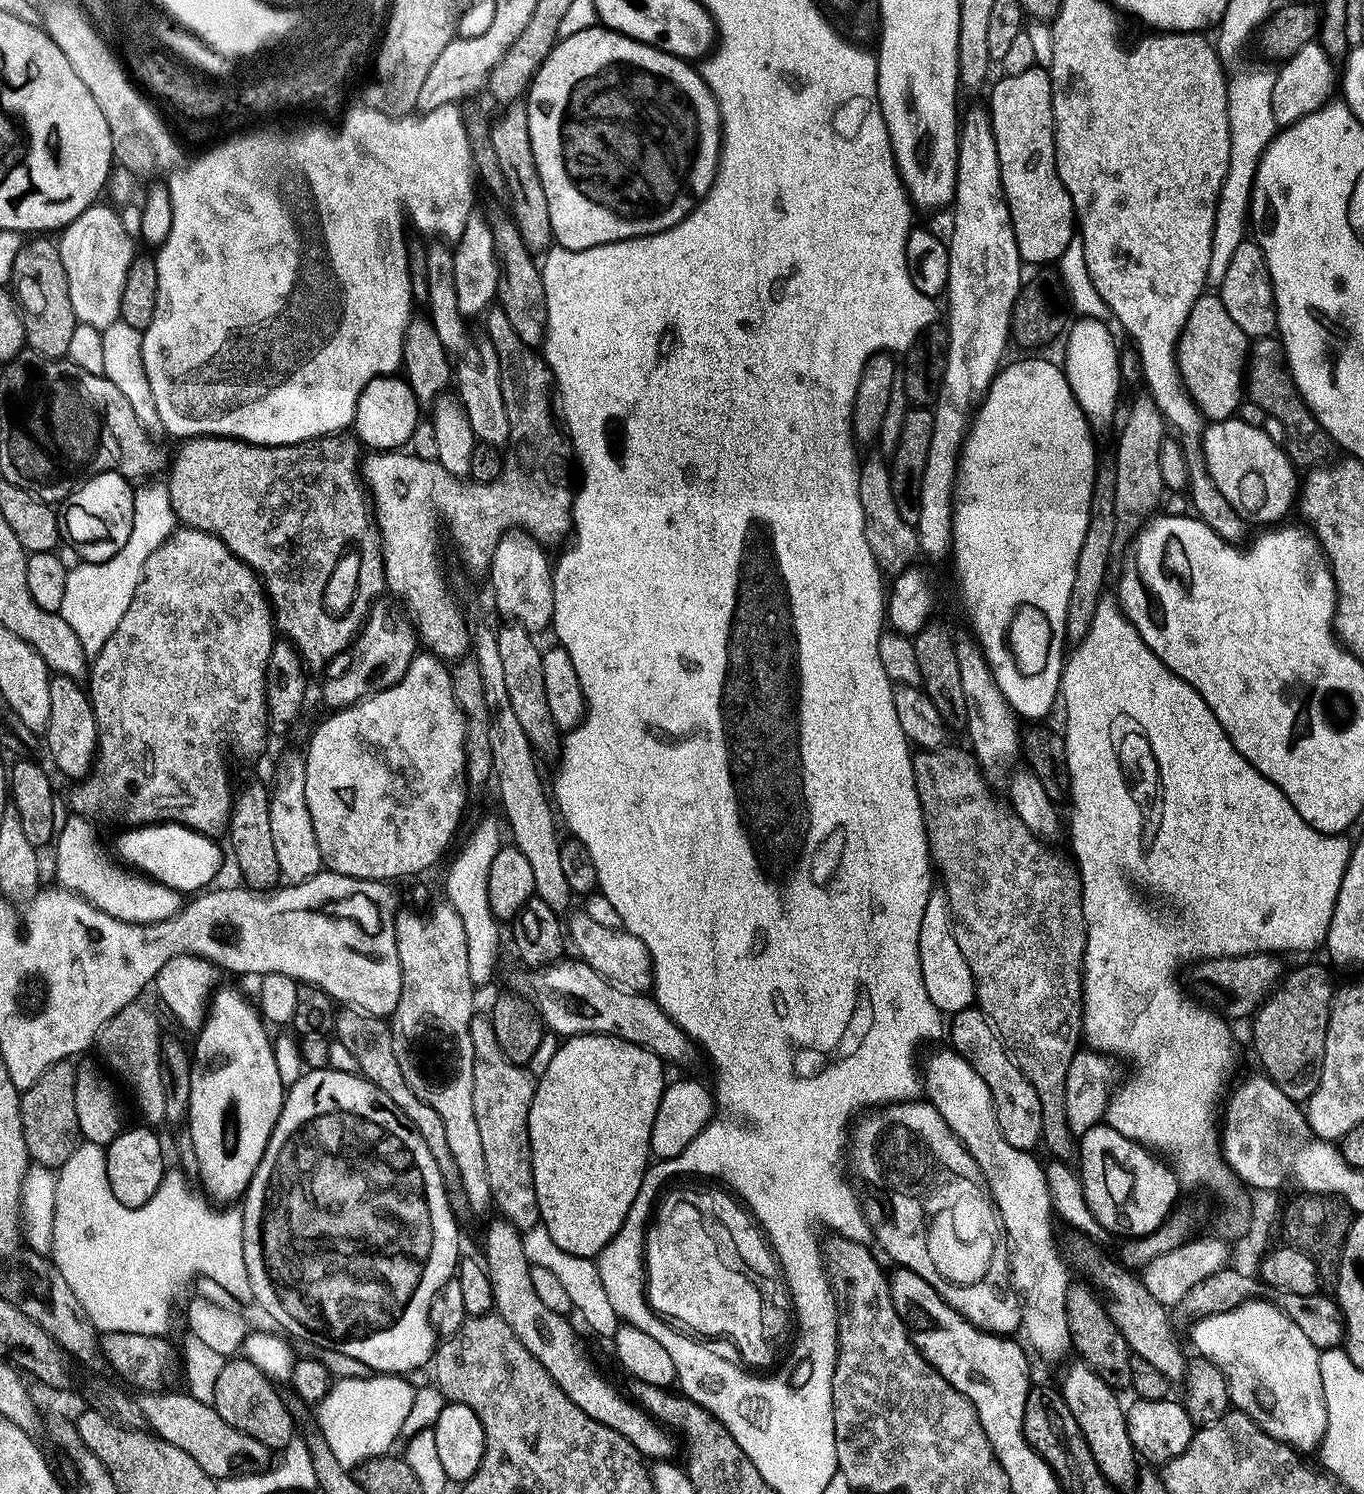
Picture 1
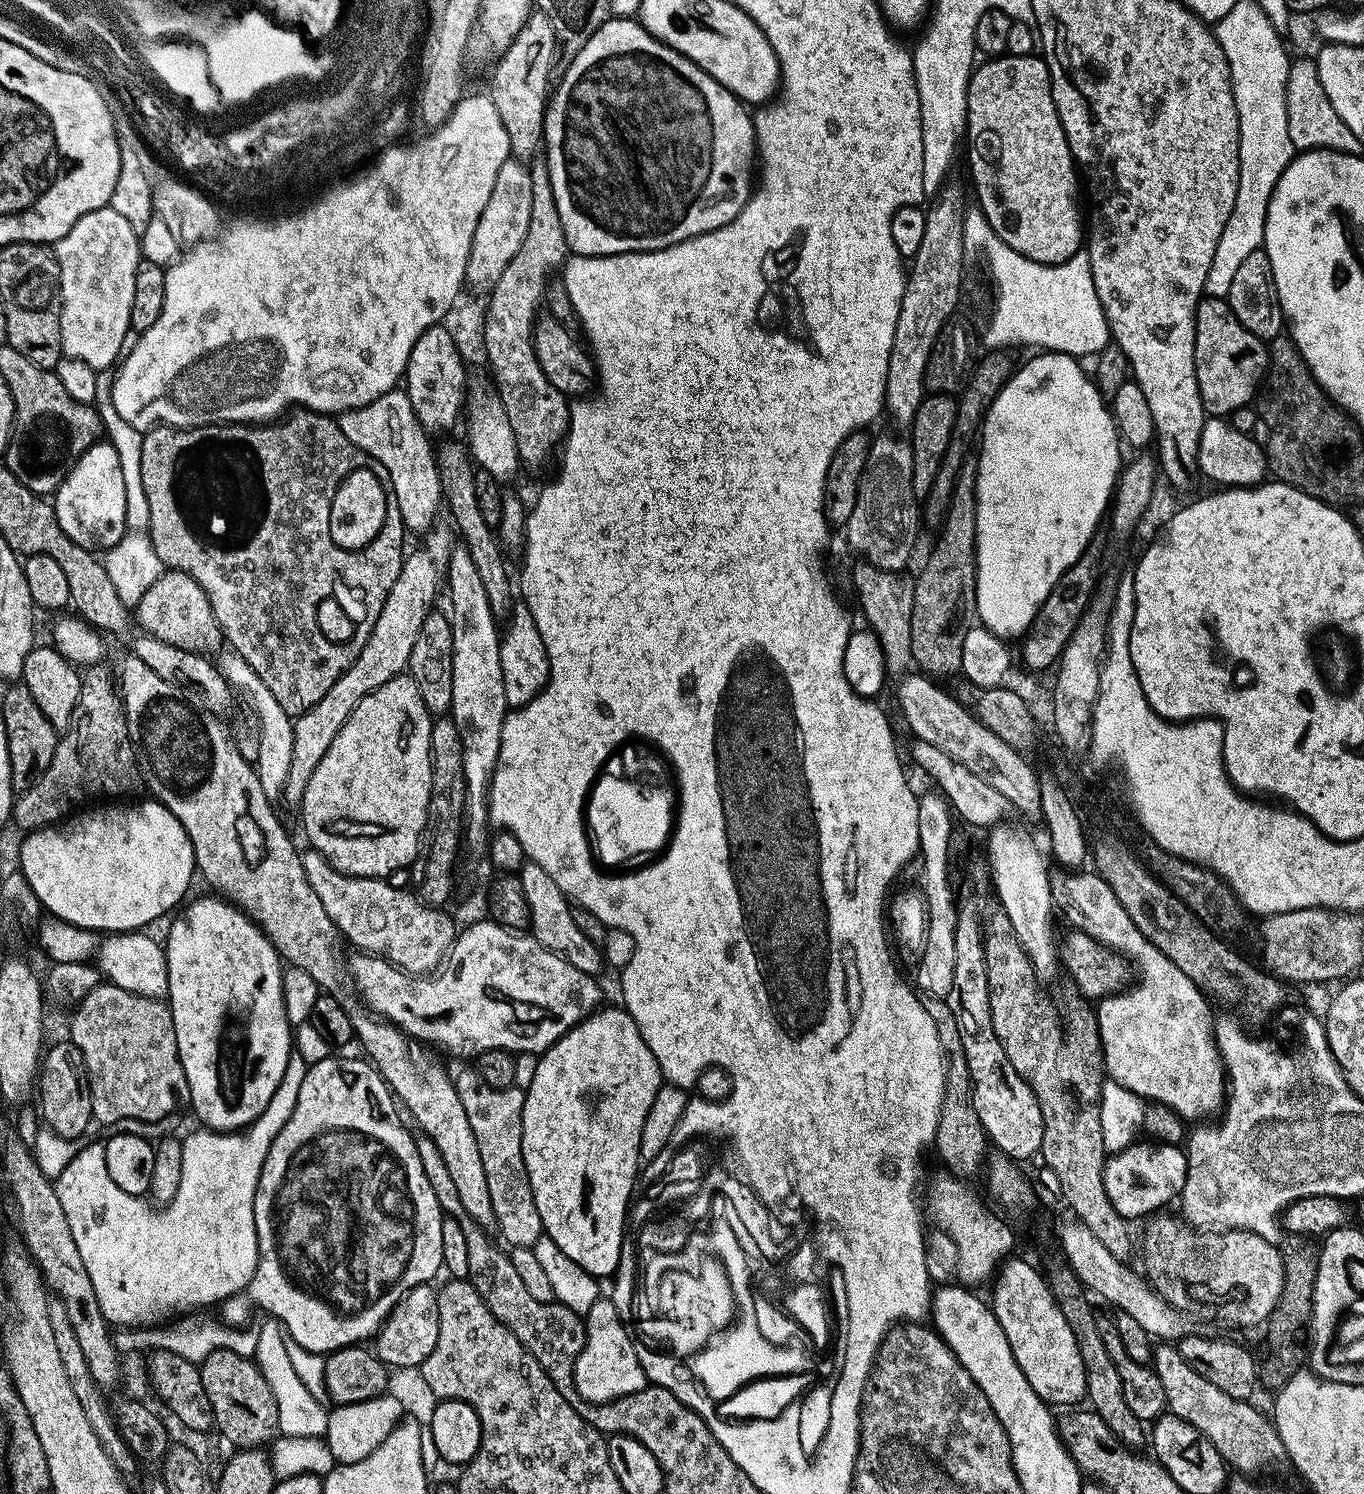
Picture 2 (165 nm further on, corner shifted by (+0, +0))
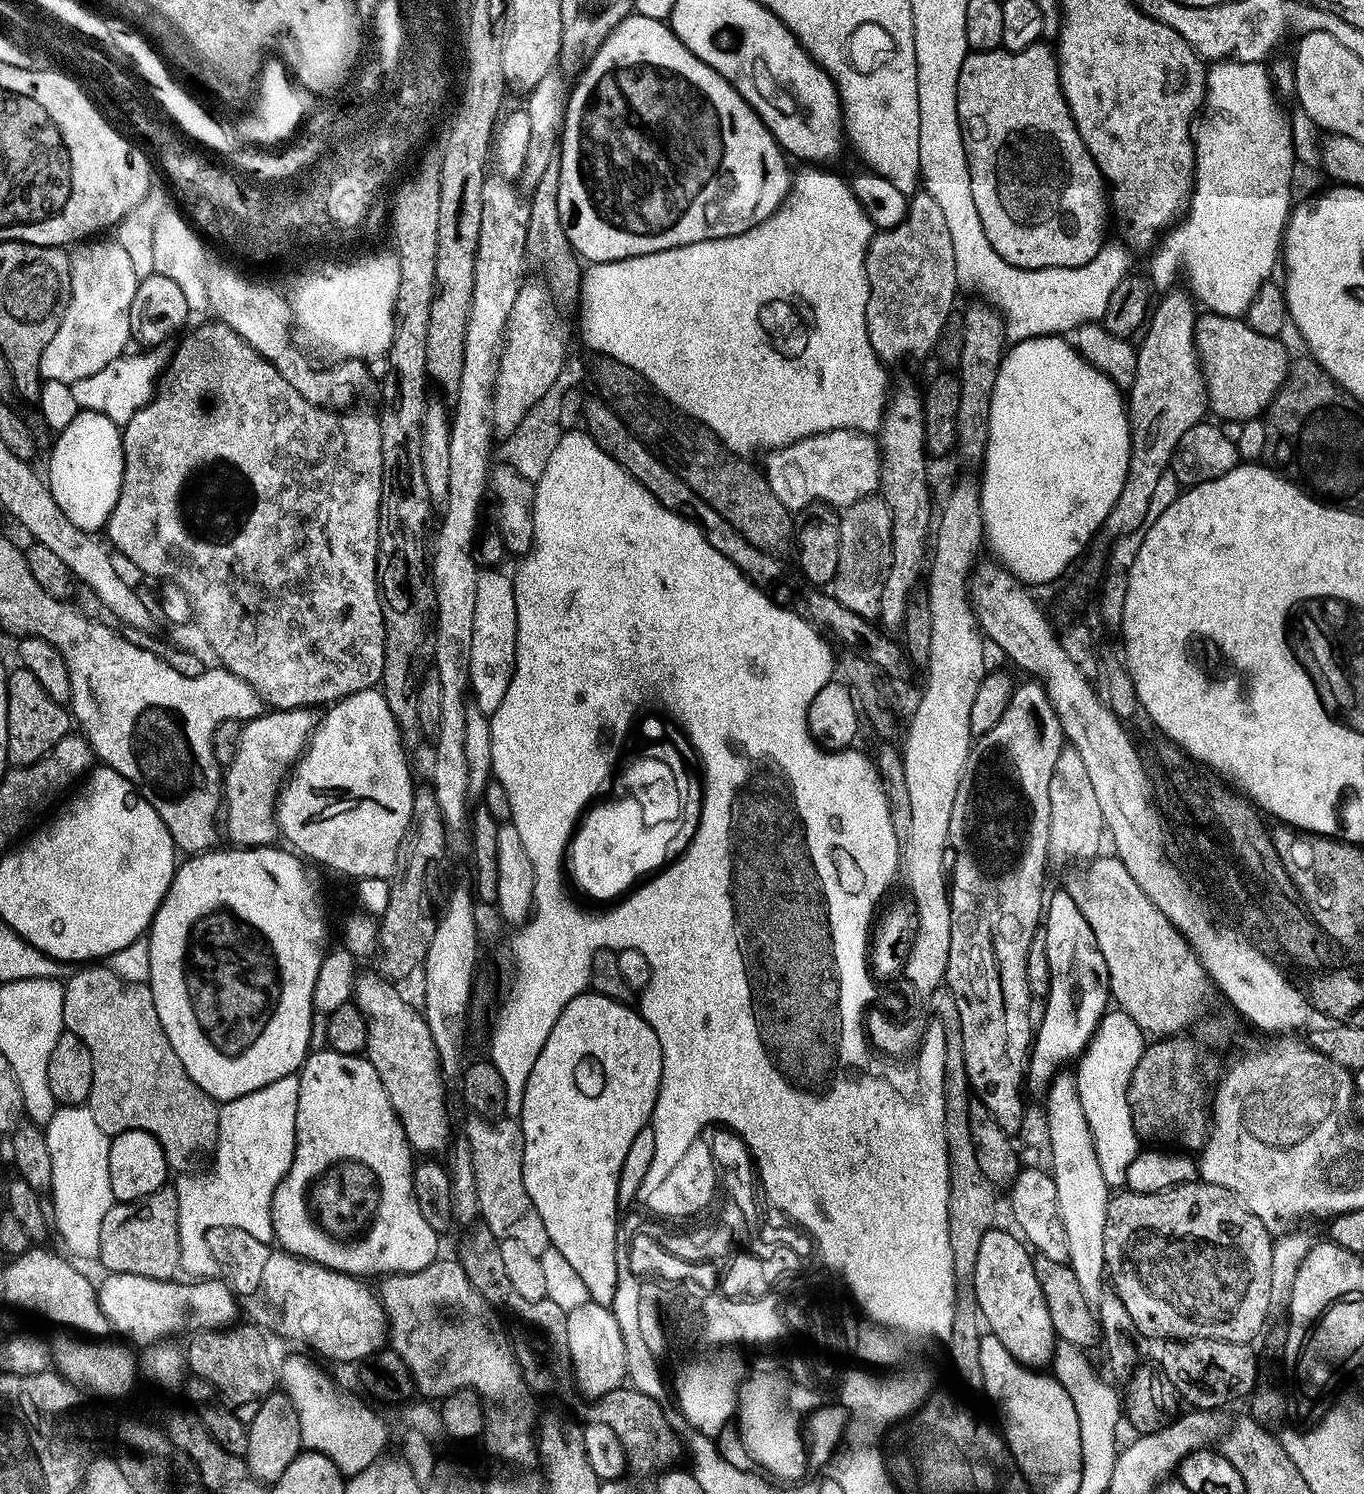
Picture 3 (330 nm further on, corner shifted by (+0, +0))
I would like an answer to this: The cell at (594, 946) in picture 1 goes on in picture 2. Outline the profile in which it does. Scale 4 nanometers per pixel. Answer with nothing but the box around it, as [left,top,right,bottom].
[518,862,606,977]

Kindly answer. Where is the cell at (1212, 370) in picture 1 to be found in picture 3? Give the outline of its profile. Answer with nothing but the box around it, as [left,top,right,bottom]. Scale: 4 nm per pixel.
[1196,311,1290,422]

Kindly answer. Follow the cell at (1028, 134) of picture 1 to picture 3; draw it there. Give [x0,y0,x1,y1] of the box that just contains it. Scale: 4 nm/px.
[958,42,1110,268]

